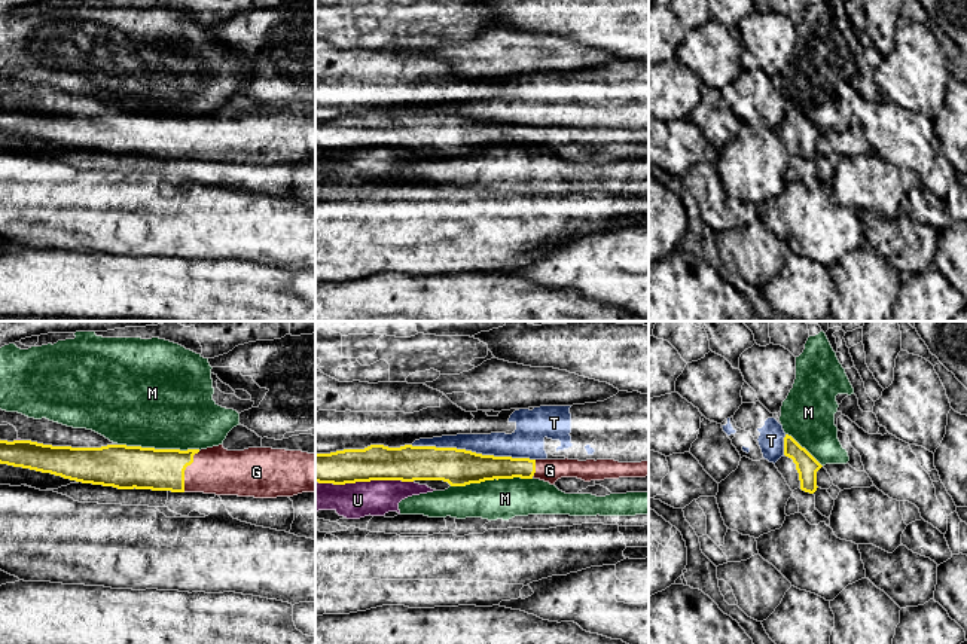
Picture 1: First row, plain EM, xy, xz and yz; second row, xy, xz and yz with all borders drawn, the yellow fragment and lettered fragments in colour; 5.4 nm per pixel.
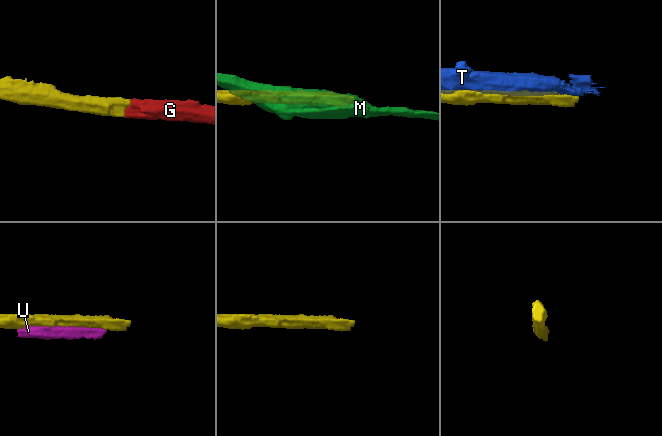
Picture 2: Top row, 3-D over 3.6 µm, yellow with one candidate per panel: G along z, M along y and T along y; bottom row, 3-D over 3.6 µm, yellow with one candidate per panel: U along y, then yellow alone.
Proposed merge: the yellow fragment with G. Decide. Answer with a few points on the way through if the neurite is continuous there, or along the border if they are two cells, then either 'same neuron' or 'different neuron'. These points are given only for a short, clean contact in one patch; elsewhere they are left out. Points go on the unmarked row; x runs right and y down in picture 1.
way xy (139, 134), (185, 136), (216, 137); same neuron

